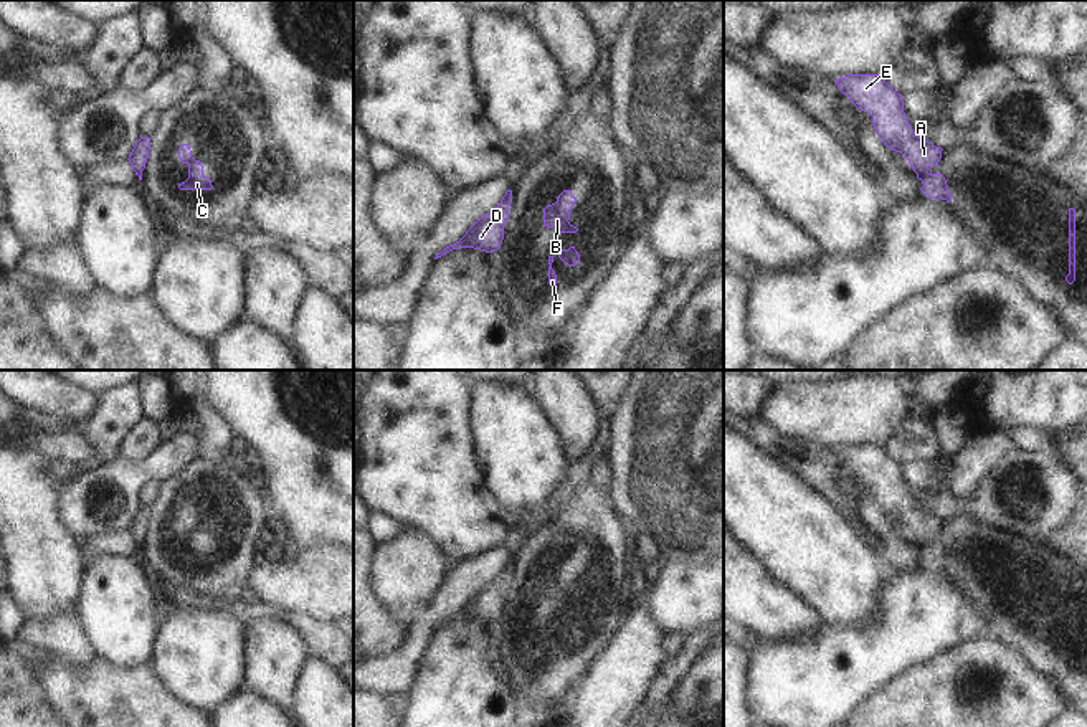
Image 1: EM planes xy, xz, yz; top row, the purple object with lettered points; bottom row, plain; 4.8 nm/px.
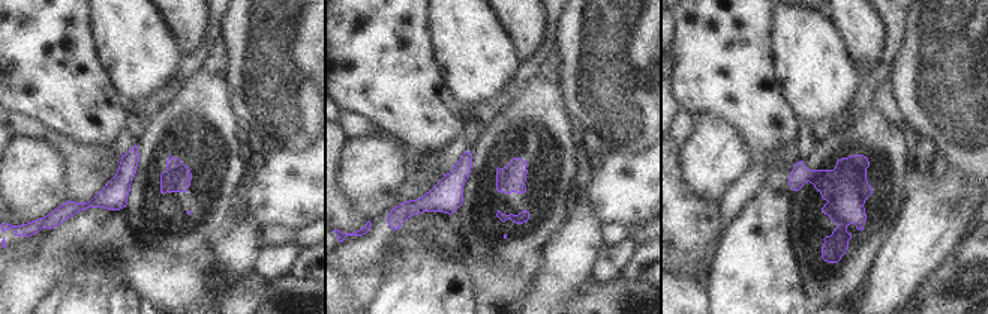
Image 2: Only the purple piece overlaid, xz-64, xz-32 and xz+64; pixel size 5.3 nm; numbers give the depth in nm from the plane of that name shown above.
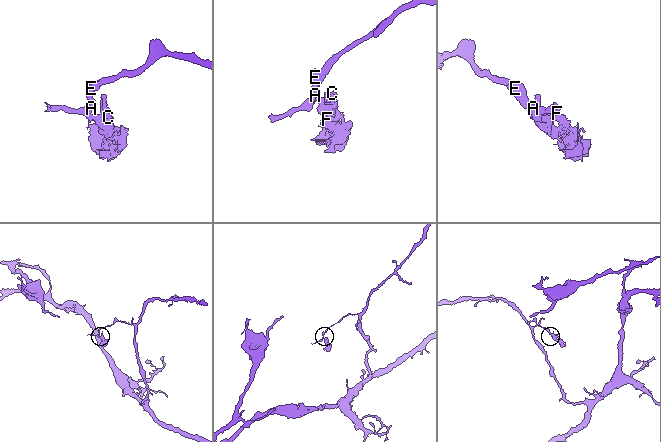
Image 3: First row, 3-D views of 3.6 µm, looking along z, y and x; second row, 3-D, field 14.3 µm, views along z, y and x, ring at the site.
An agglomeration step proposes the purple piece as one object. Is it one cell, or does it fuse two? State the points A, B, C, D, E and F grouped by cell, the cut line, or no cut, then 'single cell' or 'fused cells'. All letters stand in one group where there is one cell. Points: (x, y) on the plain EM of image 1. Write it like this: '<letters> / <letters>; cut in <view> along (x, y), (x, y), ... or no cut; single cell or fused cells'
A D E / B C F; cut in yz along (925, 541), (916, 542); fused cells

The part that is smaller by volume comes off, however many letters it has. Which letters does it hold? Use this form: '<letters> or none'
B, C, F

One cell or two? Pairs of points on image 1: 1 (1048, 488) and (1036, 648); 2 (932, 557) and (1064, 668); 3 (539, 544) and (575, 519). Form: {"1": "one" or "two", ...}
{"1": "two", "2": "one", "3": "one"}

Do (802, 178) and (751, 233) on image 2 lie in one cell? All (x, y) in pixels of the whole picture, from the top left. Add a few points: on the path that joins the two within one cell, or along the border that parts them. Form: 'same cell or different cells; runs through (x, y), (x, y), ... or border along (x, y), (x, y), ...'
different cells; border along (792, 170), (789, 178), (792, 190), (789, 224)

